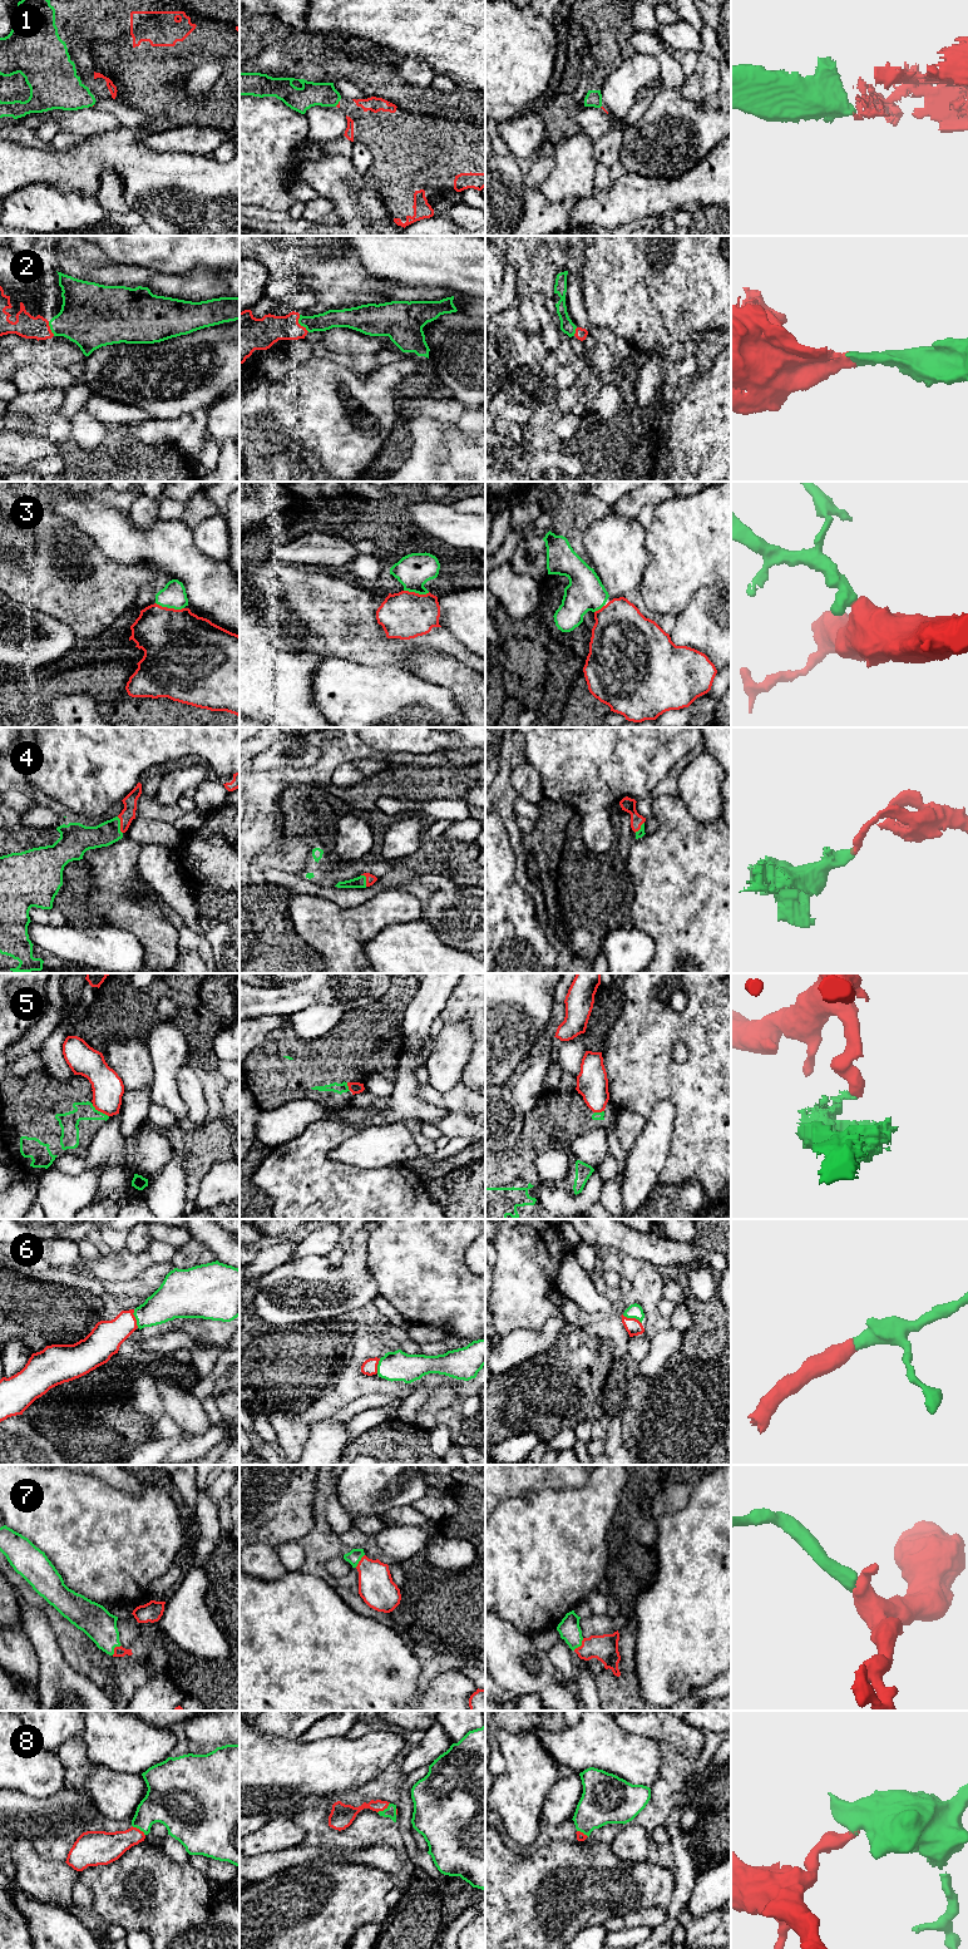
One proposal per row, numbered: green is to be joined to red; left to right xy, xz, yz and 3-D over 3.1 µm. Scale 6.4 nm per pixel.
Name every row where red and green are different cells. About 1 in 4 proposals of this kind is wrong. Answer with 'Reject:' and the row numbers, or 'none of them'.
Reject: 5

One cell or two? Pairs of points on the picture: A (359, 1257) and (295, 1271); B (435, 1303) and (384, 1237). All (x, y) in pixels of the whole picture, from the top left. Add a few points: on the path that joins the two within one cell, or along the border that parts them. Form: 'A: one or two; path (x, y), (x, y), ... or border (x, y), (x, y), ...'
A: one; path (342, 1269), (335, 1272), (311, 1272)
B: one; path (433, 1287), (400, 1253)

